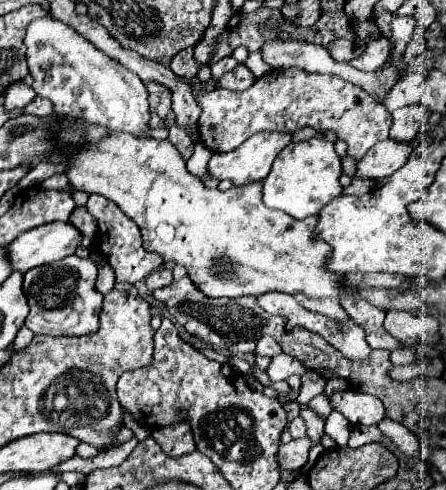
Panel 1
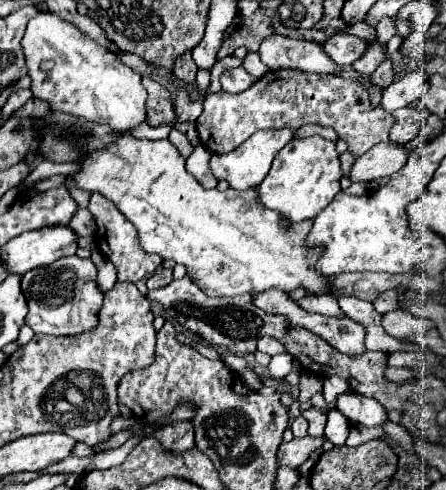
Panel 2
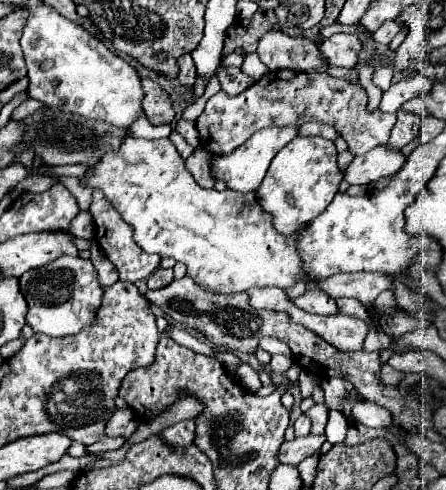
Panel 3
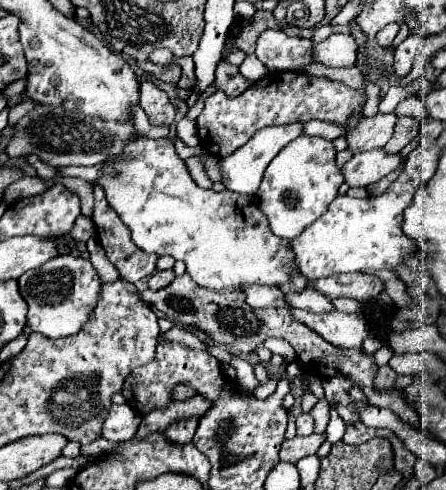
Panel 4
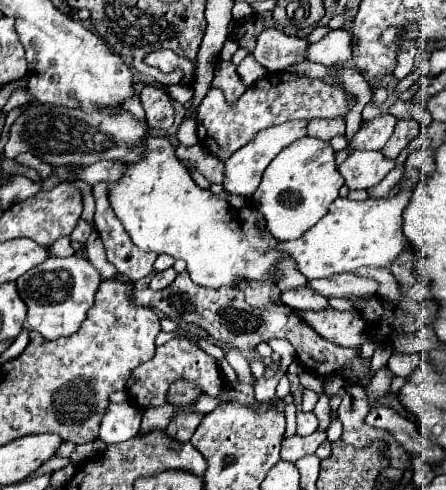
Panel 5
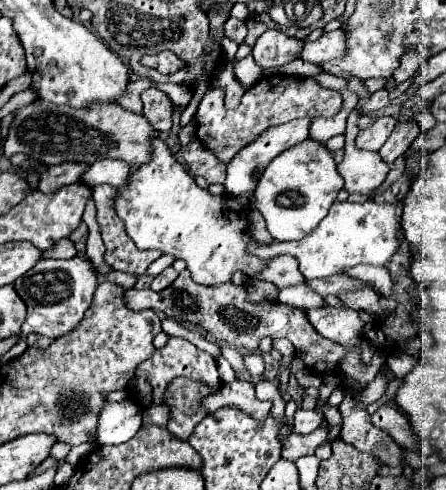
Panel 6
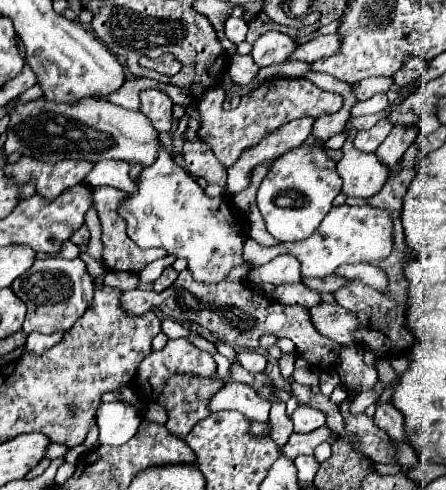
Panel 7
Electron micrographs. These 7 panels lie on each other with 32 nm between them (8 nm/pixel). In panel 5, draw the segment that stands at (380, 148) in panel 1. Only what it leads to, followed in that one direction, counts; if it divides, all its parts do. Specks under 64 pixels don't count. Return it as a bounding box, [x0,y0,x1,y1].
[340,150,396,190]

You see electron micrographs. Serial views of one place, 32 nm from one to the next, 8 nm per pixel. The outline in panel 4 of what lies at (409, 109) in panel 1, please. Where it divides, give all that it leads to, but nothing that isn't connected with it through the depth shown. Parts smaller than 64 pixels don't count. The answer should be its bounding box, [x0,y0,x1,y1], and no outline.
[384,116,422,154]

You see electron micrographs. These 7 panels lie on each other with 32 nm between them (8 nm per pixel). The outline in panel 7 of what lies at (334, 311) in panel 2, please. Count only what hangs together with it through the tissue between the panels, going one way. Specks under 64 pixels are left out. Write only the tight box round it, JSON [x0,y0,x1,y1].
[274,282,322,308]

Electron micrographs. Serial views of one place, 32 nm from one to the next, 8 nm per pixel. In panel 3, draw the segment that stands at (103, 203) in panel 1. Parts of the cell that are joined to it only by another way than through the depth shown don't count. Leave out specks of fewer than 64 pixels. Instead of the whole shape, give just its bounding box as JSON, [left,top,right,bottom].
[90,190,160,282]

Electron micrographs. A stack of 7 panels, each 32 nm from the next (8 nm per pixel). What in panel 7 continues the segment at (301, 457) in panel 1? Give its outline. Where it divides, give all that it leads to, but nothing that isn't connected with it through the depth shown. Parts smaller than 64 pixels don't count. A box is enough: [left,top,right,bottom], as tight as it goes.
[282,426,330,460]

